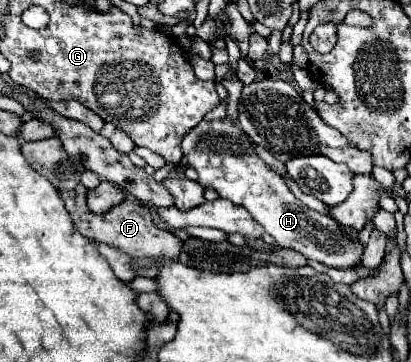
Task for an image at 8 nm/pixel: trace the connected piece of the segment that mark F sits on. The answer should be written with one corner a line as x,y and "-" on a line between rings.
78,185
76,189
62,193
66,209
68,209
72,221
76,223
76,229
82,235
86,235
88,239
92,239
96,243
106,243
106,245
118,247
124,253
132,255
132,257
168,257
168,259
178,259
178,255
182,251
182,241
176,235
168,233
168,231
156,229
154,223
148,217
148,209
144,209
144,207
136,205
134,201
126,199
120,205
114,205
108,211
108,215
94,215
86,205
86,193
88,193
88,189
84,185

